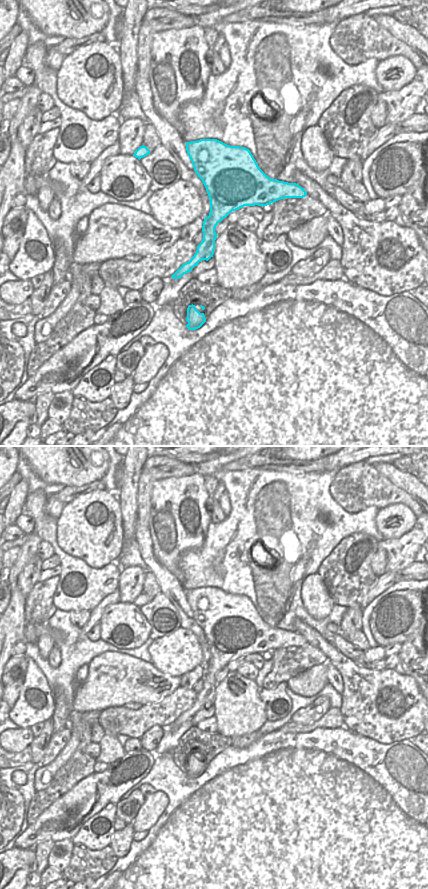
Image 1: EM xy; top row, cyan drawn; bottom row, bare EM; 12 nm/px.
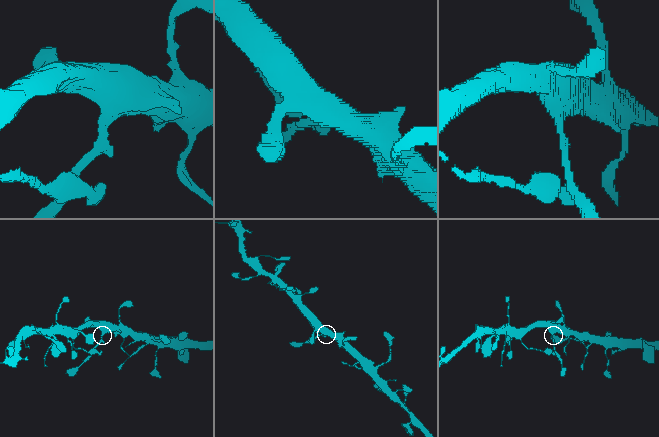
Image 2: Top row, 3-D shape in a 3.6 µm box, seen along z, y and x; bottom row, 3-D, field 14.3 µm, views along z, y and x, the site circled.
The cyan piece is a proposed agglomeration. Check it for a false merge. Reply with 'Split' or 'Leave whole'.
Split

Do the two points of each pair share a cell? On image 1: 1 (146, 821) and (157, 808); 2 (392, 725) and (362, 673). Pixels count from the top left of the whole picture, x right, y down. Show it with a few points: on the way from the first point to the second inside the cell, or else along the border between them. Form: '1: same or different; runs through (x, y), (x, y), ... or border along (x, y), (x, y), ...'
1: same; runs through (147, 818), (154, 811)
2: same; runs through (379, 714), (374, 702), (365, 691), (365, 686)

